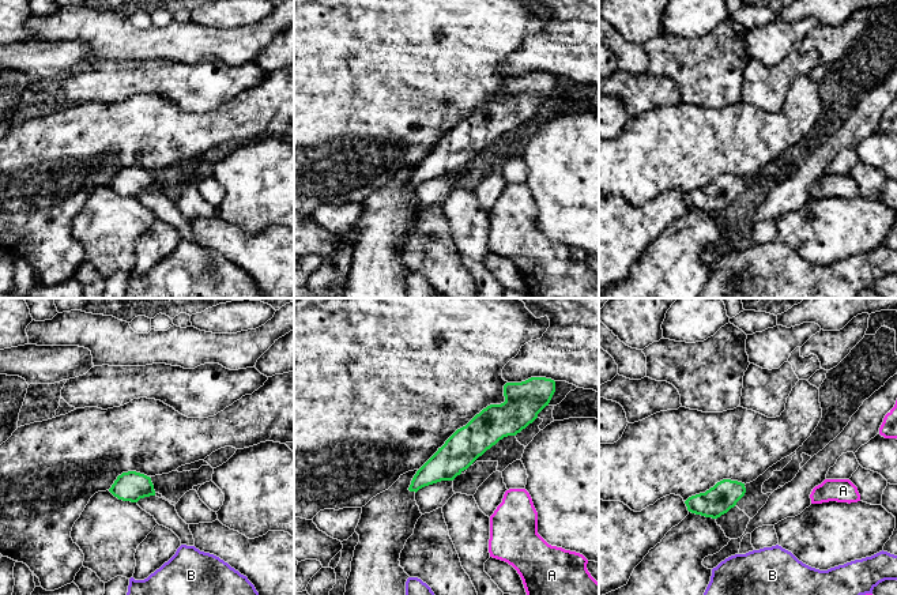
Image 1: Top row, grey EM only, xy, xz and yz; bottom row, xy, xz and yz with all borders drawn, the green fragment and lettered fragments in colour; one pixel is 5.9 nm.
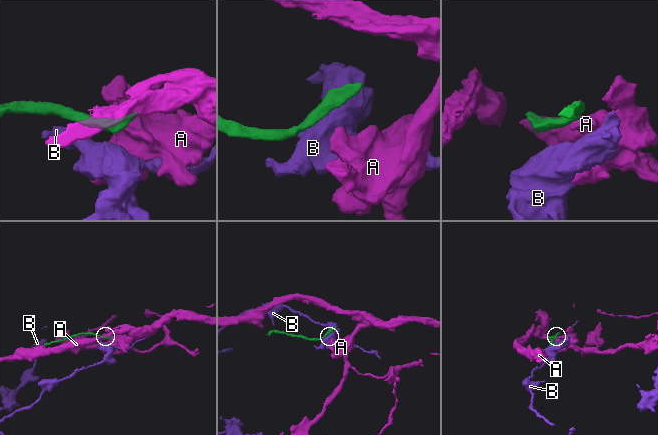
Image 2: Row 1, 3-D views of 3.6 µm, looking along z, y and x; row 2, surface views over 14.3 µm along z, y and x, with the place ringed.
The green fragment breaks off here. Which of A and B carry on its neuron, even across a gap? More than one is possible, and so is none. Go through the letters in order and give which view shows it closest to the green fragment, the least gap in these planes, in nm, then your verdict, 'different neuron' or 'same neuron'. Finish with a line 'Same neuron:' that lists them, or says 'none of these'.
A: view xz; gap 260 nm; different neuron
B: view yz; gap 240 nm; different neuron
Same neuron: none of these

